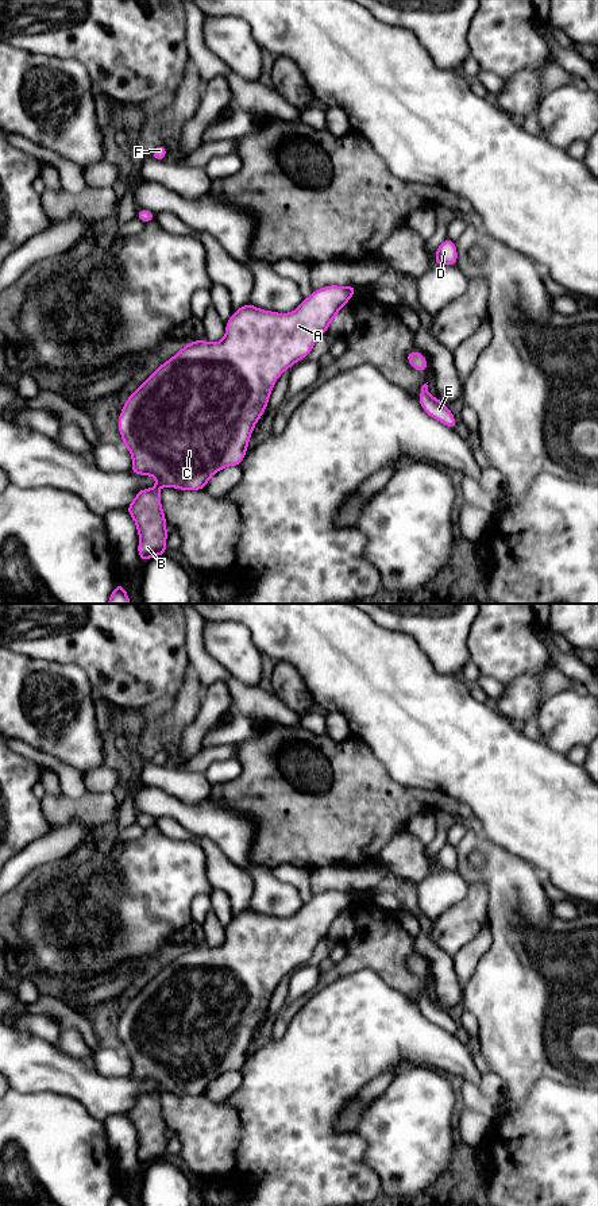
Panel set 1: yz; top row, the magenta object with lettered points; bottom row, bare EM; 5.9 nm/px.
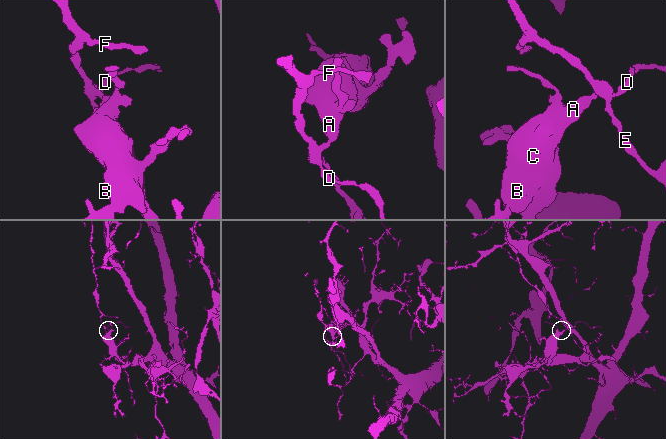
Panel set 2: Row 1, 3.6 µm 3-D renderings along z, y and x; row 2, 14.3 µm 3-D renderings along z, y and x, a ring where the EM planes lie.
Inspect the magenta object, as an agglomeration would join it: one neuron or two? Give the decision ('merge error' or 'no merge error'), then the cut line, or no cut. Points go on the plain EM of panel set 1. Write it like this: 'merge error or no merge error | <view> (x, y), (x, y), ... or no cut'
merge error | yz (344, 893), (350, 902)

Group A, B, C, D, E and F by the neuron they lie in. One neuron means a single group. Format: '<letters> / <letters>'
A B C / D E F

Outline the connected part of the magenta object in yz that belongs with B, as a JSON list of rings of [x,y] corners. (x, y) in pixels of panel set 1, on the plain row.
[[[328,890],[313,895],[290,918],[265,916],[247,908],[236,914],[225,928],[223,945],[215,948],[204,944],[189,947],[128,1001],[119,1020],[117,1033],[123,1049],[132,1061],[130,1076],[157,1083],[153,1094],[139,1095],[126,1113],[136,1129],[140,1167],[167,1159],[167,1126],[162,1116],[159,1094],[169,1091],[178,1095],[201,1095],[207,1093],[209,1083],[221,1074],[240,1071],[255,1029],[265,1018],[277,985],[285,975],[310,959],[316,945],[328,936],[331,926],[348,906],[350,901],[346,893]]]

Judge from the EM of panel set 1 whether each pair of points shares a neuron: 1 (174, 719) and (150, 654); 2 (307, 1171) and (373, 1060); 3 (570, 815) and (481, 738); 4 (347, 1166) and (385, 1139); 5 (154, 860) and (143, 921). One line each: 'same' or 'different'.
1: different
2: same
3: same
4: different
5: same

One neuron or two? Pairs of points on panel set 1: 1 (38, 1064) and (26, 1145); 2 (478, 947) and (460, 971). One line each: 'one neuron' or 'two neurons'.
1: two neurons
2: one neuron

